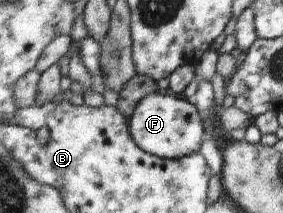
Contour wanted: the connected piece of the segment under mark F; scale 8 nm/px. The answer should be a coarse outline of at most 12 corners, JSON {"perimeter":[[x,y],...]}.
{"perimeter":[[156,92],[126,124],[145,153],[180,159],[204,139],[192,100]]}

